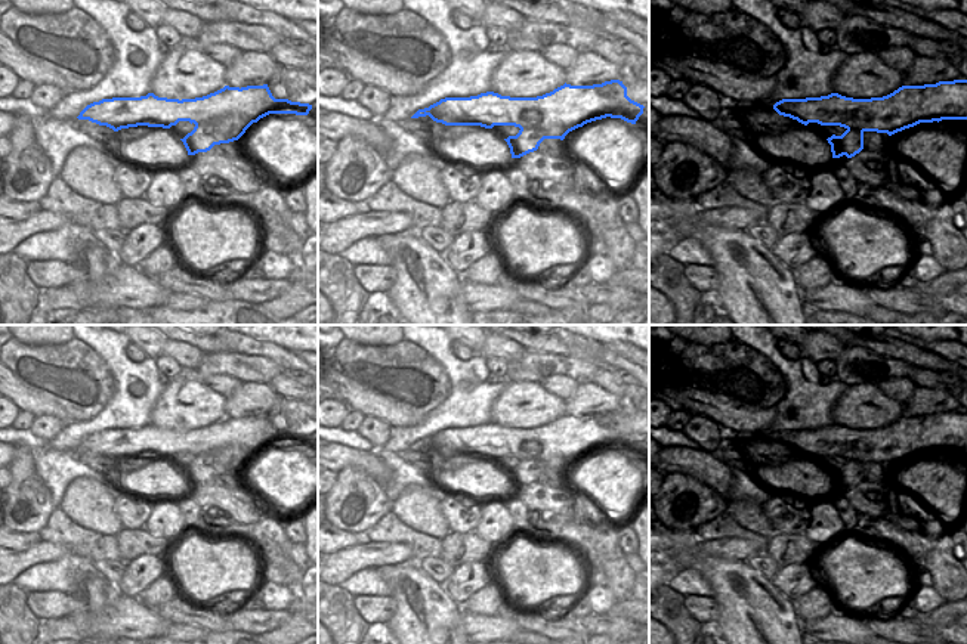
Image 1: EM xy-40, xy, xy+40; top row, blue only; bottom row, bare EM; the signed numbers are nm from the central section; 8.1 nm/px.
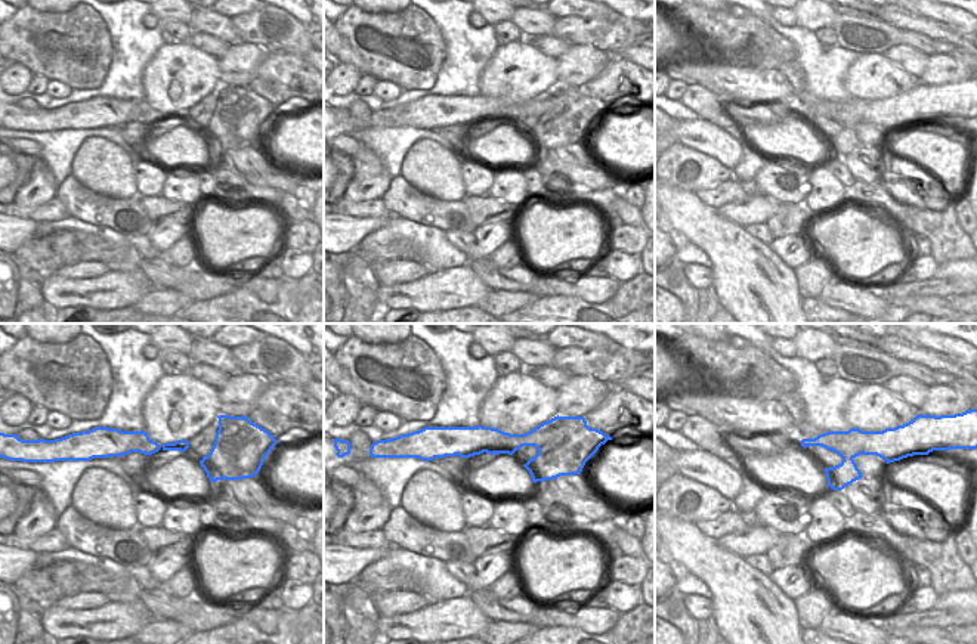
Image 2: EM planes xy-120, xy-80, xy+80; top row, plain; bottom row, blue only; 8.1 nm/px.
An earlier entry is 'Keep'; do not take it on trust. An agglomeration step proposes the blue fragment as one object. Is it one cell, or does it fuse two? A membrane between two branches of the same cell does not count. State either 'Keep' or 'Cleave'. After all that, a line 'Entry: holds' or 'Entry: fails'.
Cleave.
Entry: fails

